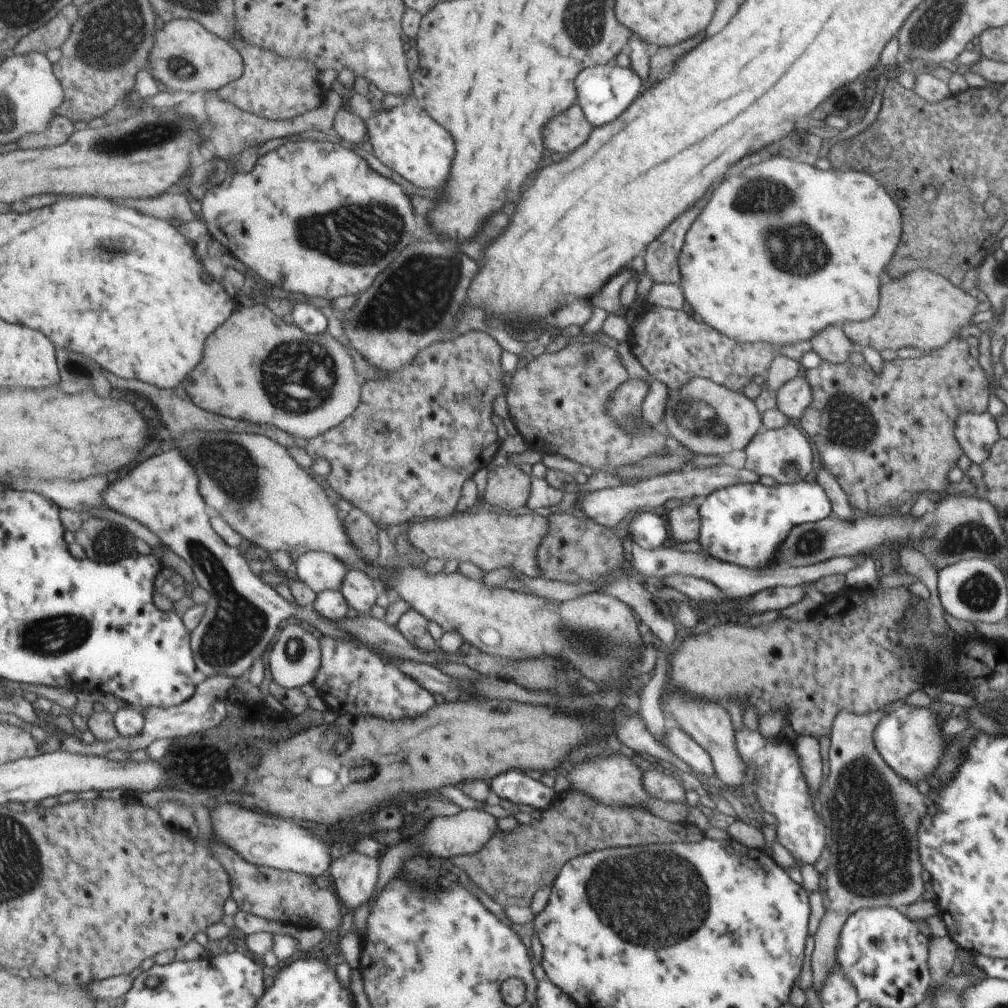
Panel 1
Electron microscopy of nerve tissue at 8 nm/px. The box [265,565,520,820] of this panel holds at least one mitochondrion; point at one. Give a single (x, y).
(294, 649)

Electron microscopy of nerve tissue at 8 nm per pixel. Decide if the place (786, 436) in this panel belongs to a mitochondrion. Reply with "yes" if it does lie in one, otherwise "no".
no

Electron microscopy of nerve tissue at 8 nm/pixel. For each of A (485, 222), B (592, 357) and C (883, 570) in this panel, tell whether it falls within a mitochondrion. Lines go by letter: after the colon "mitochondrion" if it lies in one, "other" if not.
A: other
B: mitochondrion
C: other

